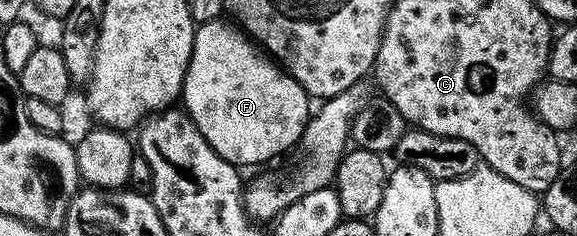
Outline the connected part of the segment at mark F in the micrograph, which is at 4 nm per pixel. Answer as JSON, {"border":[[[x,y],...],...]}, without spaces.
{"border":[[[227,20],[204,22],[196,25],[195,39],[193,40],[193,48],[191,49],[191,59],[187,65],[187,75],[183,81],[181,106],[185,113],[191,117],[193,124],[197,124],[201,136],[205,136],[205,140],[208,144],[213,147],[226,162],[231,162],[237,168],[244,168],[243,166],[259,166],[262,162],[267,162],[270,158],[275,158],[278,154],[285,153],[294,142],[296,145],[303,137],[303,129],[307,127],[307,119],[309,117],[307,102],[309,103],[309,96],[301,88],[301,84],[297,84],[297,80],[293,80],[282,66],[272,61],[252,39],[248,38],[247,35],[243,33],[238,25],[232,24]]]}

